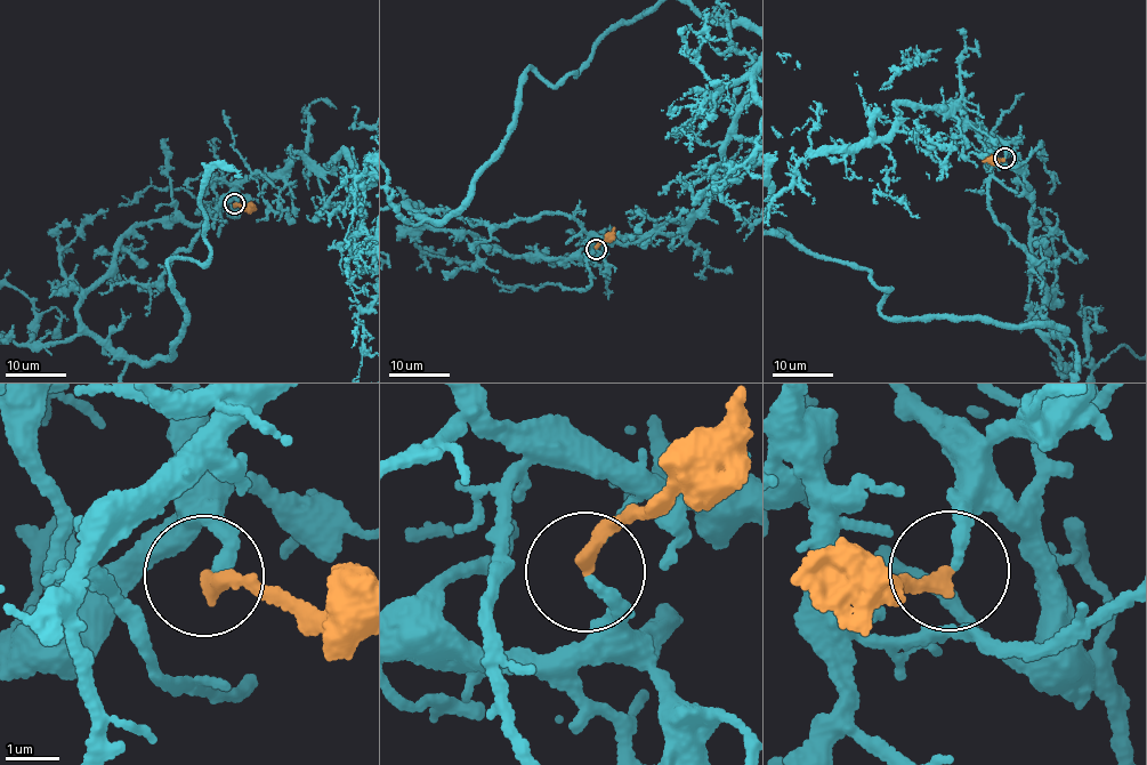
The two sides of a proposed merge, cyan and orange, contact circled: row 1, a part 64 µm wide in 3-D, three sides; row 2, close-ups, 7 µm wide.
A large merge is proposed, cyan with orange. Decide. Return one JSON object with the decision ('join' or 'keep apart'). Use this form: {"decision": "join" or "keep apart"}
{"decision": "join"}

